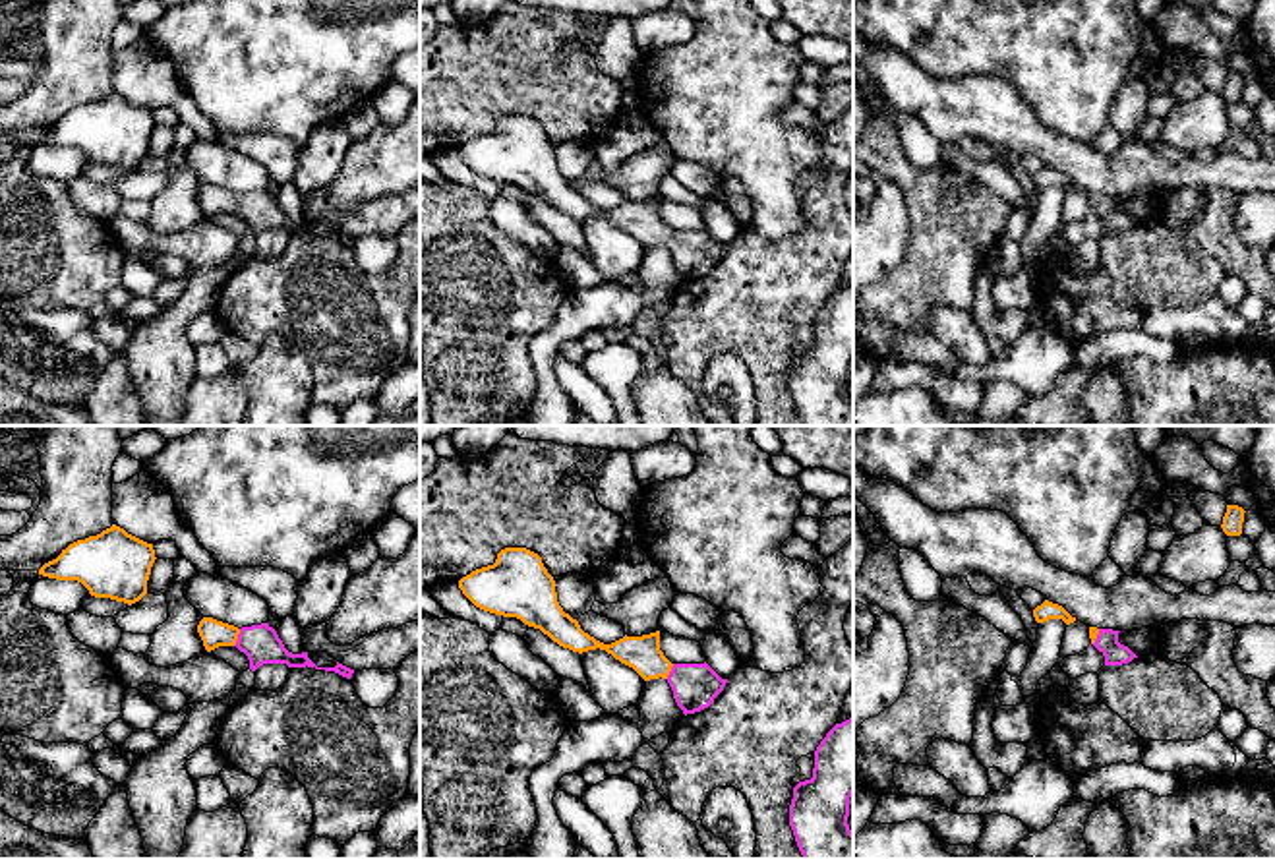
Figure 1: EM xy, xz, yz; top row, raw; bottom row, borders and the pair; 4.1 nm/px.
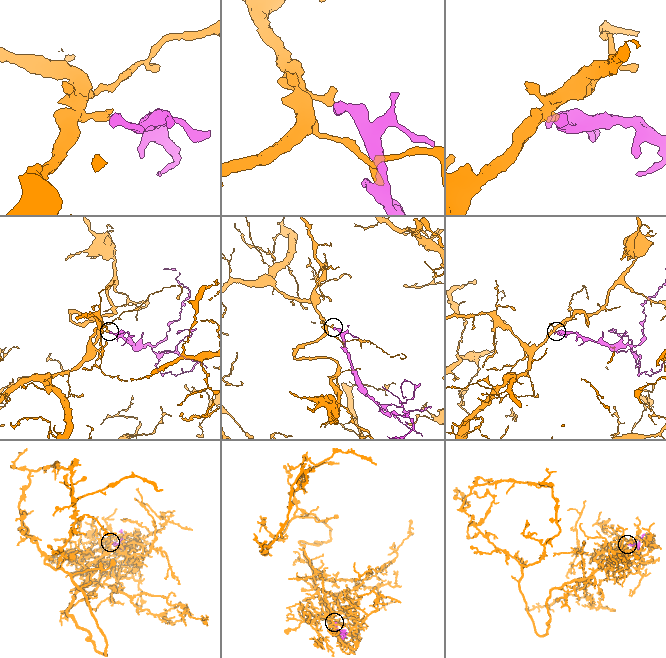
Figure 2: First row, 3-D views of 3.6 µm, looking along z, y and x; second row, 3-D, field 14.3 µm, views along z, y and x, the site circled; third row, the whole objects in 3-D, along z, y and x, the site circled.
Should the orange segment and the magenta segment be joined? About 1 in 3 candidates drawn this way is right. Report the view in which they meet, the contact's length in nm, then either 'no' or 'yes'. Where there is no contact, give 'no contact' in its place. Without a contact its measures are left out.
meets orange in xy; contact 80 nm long; yes

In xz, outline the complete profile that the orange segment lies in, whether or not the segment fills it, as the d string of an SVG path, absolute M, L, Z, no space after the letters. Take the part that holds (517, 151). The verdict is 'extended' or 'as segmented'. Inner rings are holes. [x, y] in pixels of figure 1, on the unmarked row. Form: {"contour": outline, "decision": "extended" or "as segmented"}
{"contour": "M526 114L501 116L493 132L462 143L459 155L476 174L517 184L563 215L578 221L600 215L633 234L644 248L666 246L685 282L708 275L727 250L706 228L671 230L660 217L660 197L642 203L625 201L611 211L584 199L559 172L555 147L542 124Z", "decision": "extended"}

